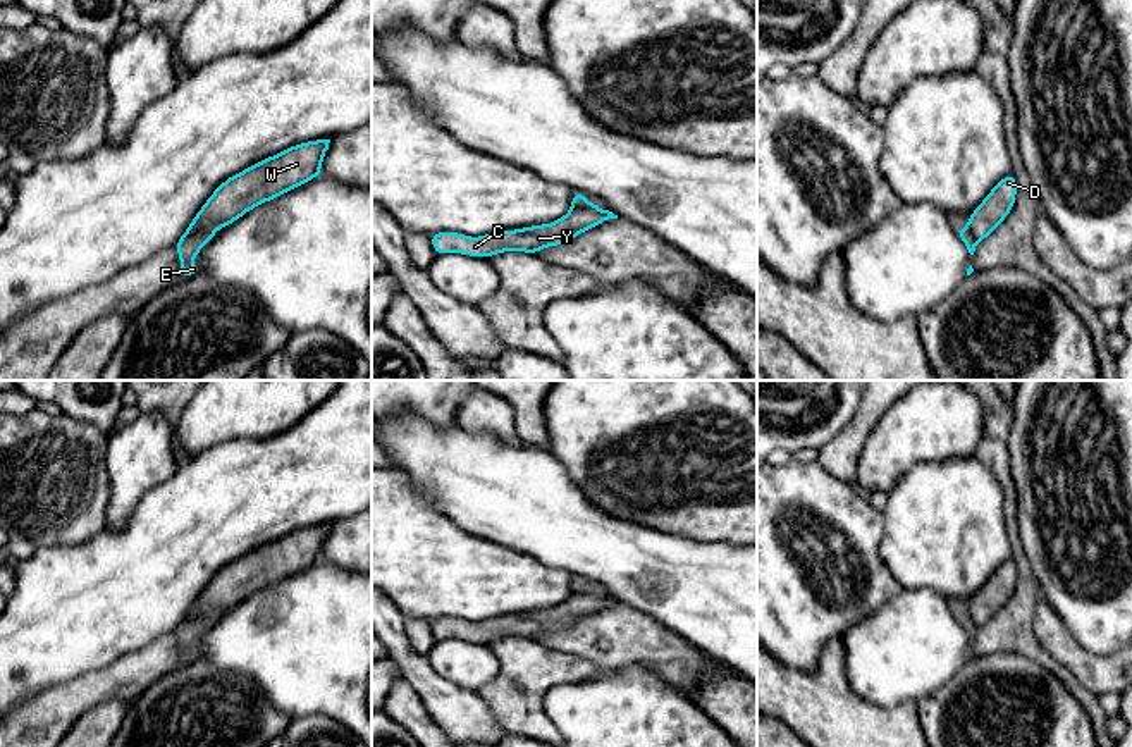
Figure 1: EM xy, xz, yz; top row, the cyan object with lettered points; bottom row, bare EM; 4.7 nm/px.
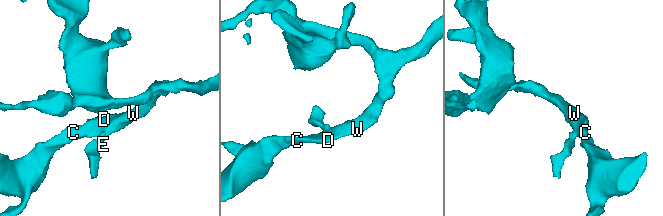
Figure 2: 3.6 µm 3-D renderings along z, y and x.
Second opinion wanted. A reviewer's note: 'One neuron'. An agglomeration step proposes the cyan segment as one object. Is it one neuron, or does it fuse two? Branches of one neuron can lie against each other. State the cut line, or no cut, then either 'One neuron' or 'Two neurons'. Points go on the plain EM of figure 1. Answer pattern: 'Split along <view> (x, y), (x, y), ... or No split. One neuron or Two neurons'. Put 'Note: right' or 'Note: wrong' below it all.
Split along xy (212, 613), (186, 618). Two neurons
Note: wrong

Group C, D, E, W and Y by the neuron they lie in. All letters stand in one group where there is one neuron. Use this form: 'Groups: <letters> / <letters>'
Groups: C D W Y / E

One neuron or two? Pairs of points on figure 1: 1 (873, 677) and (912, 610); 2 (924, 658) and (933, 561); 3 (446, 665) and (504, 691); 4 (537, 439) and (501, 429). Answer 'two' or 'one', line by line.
1: one
2: two
3: two
4: two

